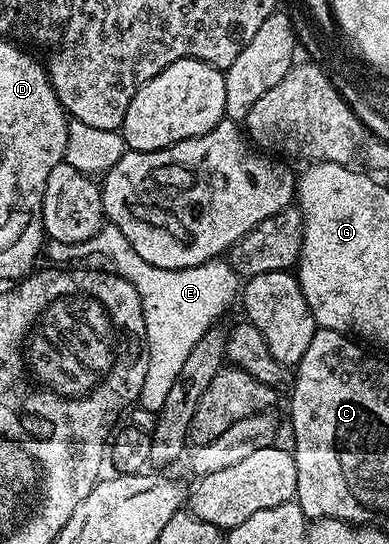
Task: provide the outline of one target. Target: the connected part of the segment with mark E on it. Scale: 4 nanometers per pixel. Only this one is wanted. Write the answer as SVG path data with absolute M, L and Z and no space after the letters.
M111 225L101 227L99 233L93 239L89 239L87 243L53 243L48 241L42 248L43 258L53 259L56 262L53 264L56 265L68 265L71 264L68 263L71 259L84 259L87 255L92 254L105 255L112 262L110 264L111 270L128 281L138 293L144 310L144 341L148 361L146 381L142 381L138 403L139 406L144 406L149 413L158 412L162 409L162 405L166 405L166 396L174 386L174 381L178 377L187 355L190 354L190 349L194 349L194 345L198 345L202 333L217 326L219 319L216 318L235 299L237 302L238 292L242 287L241 276L236 274L231 262L225 261L223 258L212 259L208 263L194 265L190 269L158 269L154 265L142 261L142 257L138 257L138 253L134 253L130 241L126 241L126 237L122 237L122 229Z

